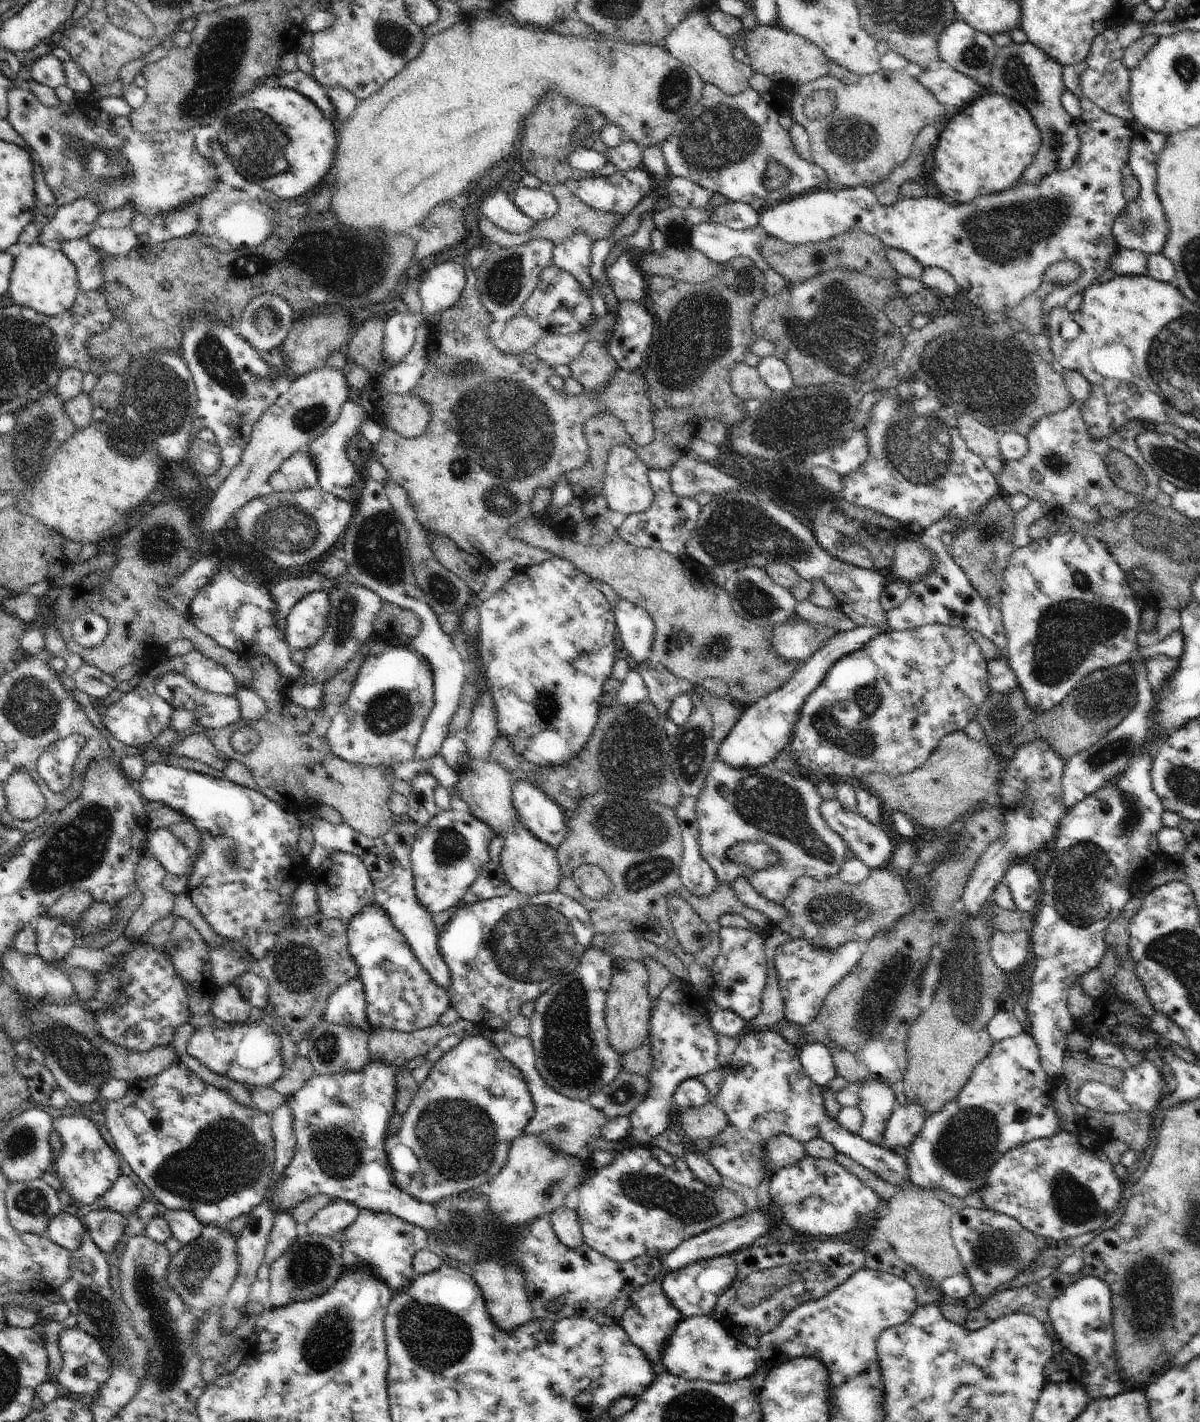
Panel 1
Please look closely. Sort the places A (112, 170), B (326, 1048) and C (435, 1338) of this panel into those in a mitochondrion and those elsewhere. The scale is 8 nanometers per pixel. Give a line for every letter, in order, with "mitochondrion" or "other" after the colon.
A: mitochondrion
B: mitochondrion
C: mitochondrion

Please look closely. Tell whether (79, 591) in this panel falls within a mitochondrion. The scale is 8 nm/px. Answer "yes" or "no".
no

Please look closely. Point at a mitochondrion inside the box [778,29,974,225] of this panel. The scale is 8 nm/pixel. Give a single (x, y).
(855, 139)

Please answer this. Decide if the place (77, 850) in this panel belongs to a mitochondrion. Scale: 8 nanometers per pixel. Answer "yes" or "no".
yes

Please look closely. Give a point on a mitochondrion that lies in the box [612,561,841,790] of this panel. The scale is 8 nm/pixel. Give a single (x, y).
(751, 598)

